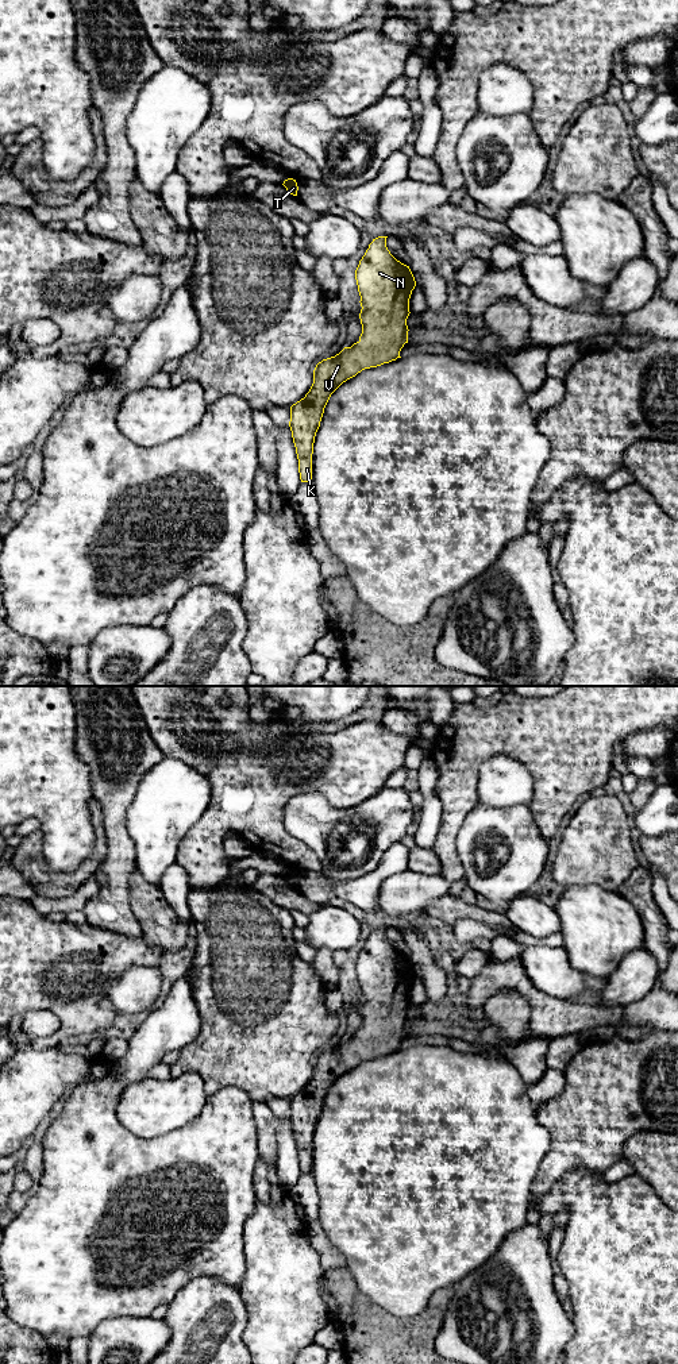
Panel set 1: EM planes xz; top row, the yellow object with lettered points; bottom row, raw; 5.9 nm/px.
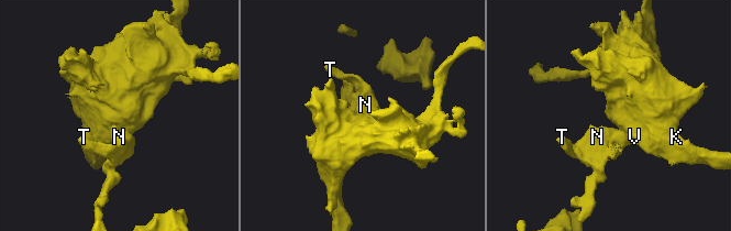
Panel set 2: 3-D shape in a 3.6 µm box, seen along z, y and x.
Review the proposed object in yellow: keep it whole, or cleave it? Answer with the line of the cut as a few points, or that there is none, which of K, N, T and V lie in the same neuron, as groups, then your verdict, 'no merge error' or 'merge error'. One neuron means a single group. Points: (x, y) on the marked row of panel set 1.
no cut | K N T V | no merge error

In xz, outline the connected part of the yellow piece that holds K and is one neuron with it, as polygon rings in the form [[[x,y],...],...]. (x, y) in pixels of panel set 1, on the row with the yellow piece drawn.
[[[388,236],[373,239],[355,270],[355,280],[361,296],[359,340],[351,347],[344,347],[335,357],[323,359],[313,370],[313,384],[304,398],[290,406],[289,427],[298,459],[301,482],[312,482],[312,454],[316,432],[331,394],[347,379],[365,369],[377,367],[396,361],[405,343],[408,343],[409,298],[416,286],[409,266],[397,261],[386,247]]]

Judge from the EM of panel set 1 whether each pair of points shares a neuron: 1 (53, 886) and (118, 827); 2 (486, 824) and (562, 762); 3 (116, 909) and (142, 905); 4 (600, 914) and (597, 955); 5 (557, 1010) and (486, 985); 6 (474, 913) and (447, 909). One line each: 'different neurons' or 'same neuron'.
1: different neurons
2: different neurons
3: different neurons
4: same neuron
5: same neuron
6: same neuron

